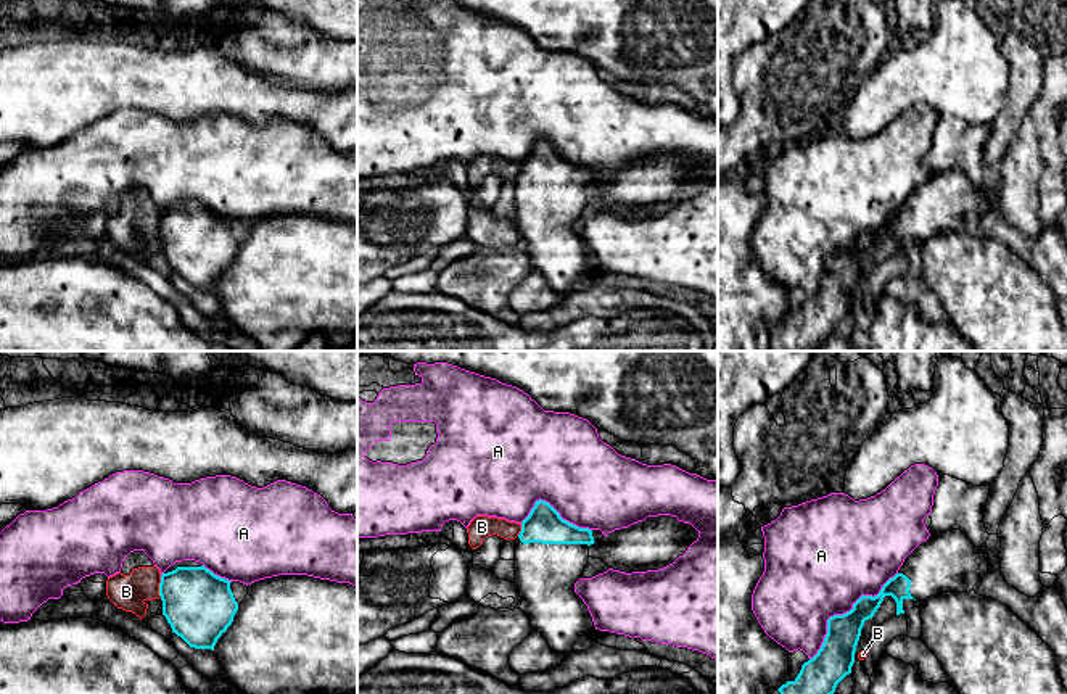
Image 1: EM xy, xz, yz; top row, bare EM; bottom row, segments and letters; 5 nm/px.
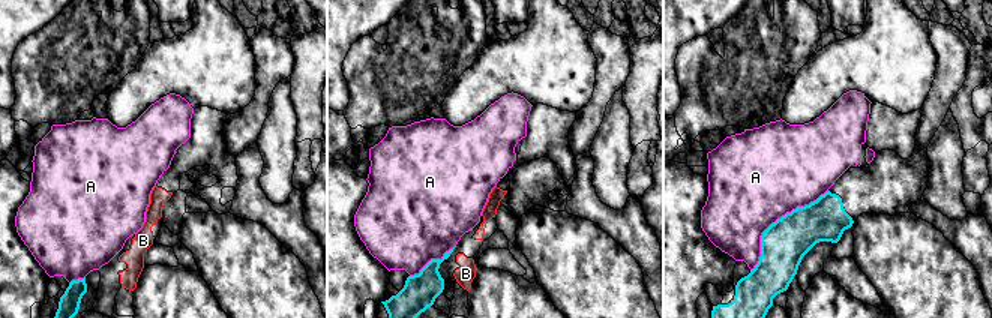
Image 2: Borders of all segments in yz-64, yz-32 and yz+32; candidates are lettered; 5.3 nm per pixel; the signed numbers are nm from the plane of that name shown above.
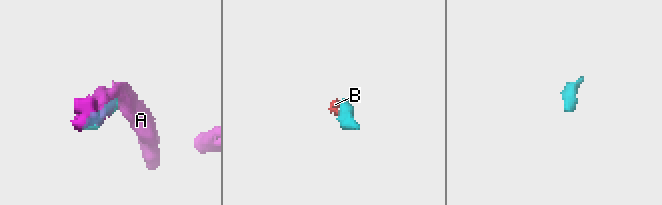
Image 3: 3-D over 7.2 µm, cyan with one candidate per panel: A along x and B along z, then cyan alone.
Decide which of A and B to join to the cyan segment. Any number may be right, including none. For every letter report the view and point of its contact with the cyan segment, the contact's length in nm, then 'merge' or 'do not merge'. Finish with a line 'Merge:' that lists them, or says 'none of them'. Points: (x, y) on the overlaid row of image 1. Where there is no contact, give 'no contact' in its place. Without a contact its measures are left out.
A: meets cyan in yz at (844, 614); contact 600 nm long; do not merge
B: meets cyan in xy at (160, 586); contact 110 nm long; do not merge
Merge: none of them

